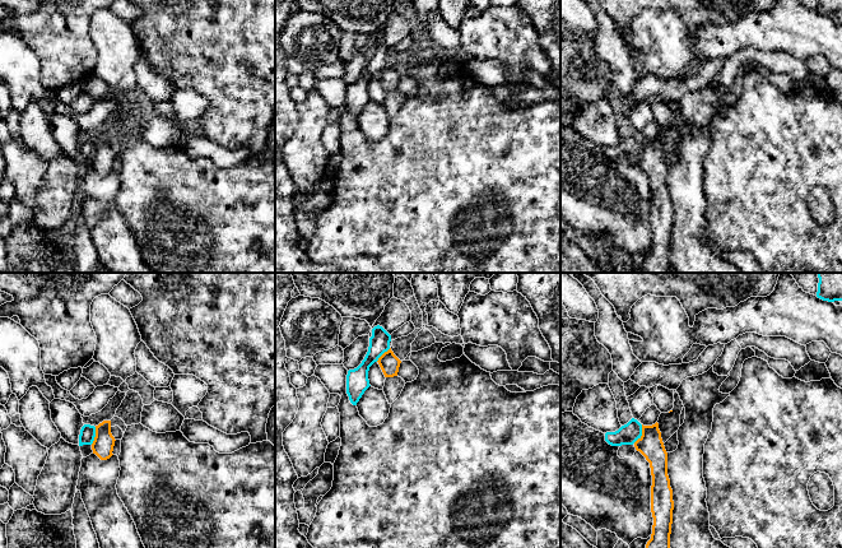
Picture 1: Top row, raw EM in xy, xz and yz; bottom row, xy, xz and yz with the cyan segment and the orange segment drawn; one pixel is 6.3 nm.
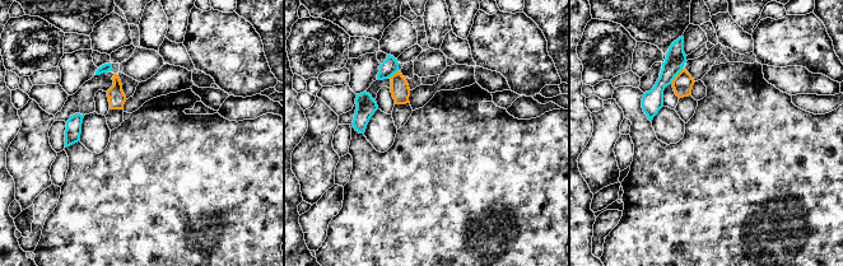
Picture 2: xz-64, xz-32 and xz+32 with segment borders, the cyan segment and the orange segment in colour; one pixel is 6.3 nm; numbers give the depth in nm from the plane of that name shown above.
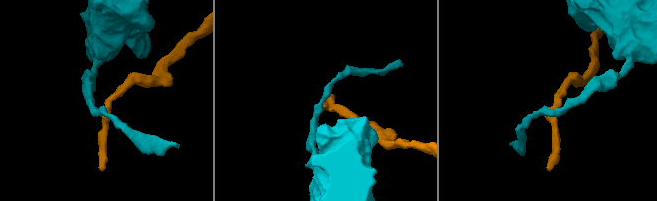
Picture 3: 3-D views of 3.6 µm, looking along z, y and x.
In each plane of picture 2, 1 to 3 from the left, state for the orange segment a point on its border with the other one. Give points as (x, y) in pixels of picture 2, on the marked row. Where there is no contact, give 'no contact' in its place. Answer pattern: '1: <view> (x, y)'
1: no contact
2: xz-32 (394, 73)
3: xz+32 (675, 75)

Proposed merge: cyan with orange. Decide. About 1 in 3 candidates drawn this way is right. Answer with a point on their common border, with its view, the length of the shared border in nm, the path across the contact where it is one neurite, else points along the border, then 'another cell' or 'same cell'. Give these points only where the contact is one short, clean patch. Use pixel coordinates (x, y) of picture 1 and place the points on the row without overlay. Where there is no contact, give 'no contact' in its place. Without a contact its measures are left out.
contact yz (641, 148); length 130 nm; border yz (642, 139), (642, 148), (633, 157); another cell

